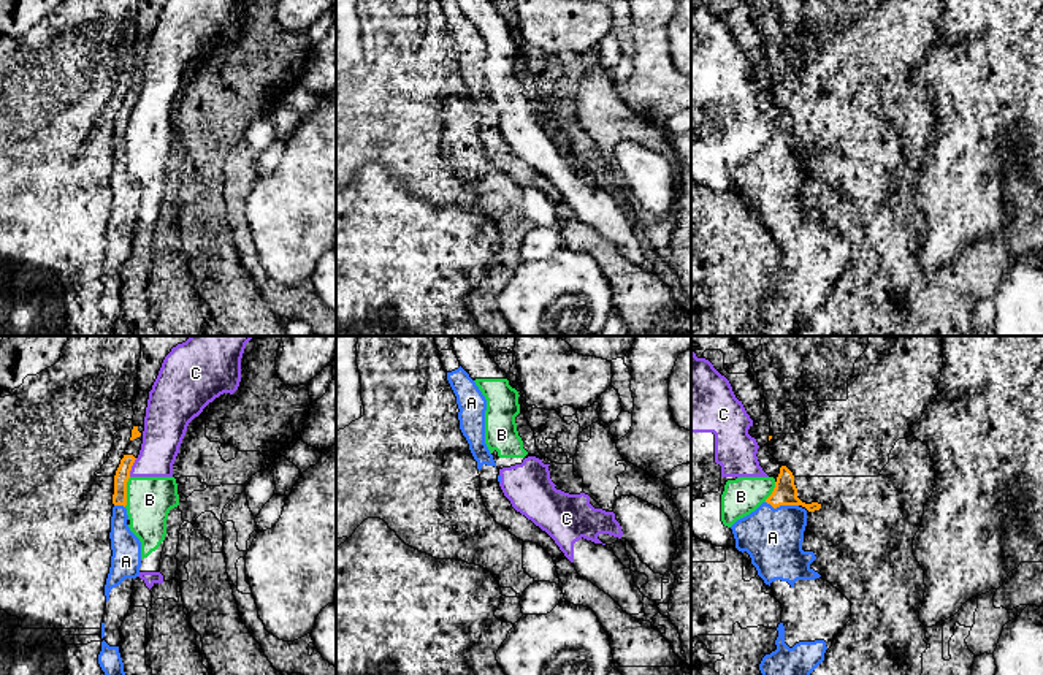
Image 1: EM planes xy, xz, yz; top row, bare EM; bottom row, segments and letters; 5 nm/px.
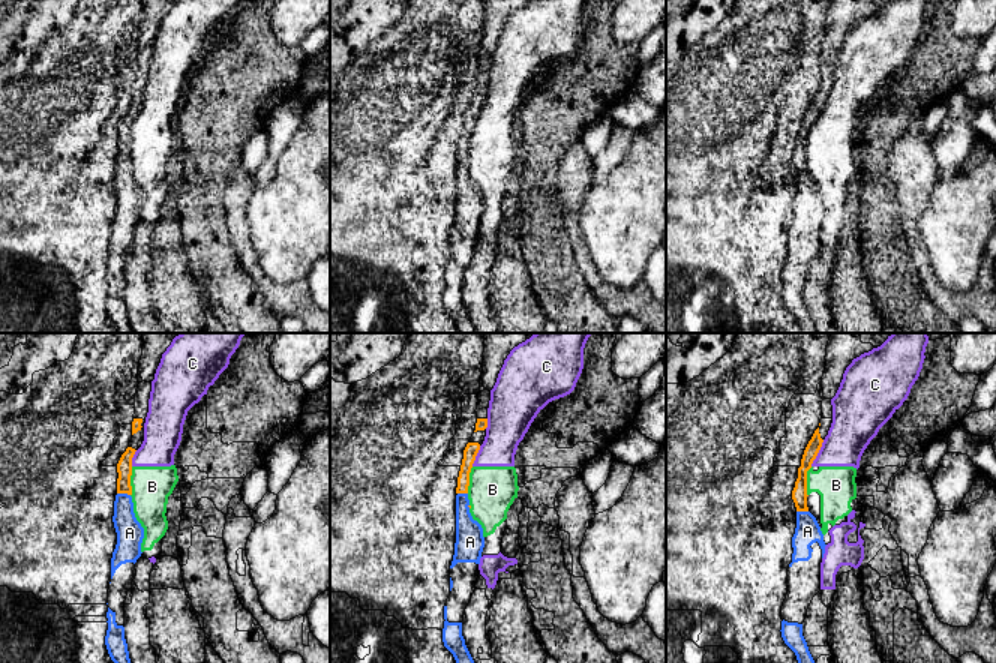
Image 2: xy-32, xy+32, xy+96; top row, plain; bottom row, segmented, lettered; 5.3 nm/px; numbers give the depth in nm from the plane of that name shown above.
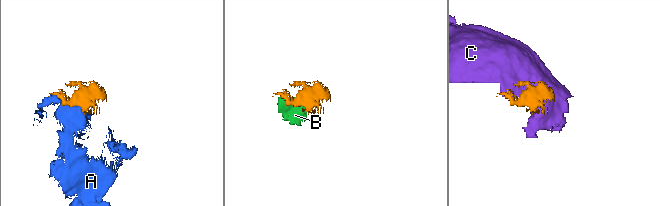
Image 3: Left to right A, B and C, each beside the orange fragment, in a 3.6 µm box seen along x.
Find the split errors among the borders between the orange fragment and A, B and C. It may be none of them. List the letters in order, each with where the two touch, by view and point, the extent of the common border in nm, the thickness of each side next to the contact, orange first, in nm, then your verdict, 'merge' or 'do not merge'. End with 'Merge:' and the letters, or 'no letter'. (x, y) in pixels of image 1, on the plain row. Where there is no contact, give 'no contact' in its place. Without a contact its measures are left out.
A: yz (782, 149) | 170 nm | 130/300 nm | merge
B: xy (126, 137) | 160 nm | 80/240 nm | do not merge
C: xy (130, 113) | 100 nm | 80/200 nm | do not merge
Merge: A

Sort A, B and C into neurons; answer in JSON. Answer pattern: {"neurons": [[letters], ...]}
{"neurons": [["A"], ["B", "C"]]}

